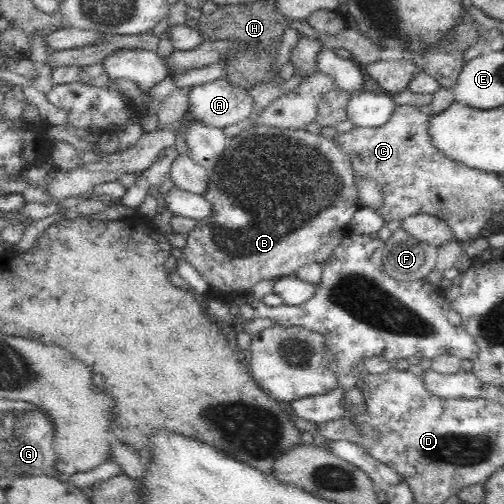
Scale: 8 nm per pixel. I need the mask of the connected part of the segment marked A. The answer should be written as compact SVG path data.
M223 78L190 88L188 110L206 126L232 129L252 112L252 96Z

